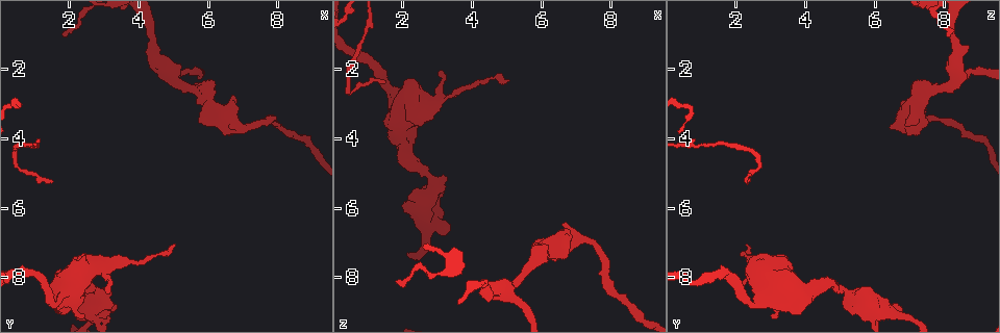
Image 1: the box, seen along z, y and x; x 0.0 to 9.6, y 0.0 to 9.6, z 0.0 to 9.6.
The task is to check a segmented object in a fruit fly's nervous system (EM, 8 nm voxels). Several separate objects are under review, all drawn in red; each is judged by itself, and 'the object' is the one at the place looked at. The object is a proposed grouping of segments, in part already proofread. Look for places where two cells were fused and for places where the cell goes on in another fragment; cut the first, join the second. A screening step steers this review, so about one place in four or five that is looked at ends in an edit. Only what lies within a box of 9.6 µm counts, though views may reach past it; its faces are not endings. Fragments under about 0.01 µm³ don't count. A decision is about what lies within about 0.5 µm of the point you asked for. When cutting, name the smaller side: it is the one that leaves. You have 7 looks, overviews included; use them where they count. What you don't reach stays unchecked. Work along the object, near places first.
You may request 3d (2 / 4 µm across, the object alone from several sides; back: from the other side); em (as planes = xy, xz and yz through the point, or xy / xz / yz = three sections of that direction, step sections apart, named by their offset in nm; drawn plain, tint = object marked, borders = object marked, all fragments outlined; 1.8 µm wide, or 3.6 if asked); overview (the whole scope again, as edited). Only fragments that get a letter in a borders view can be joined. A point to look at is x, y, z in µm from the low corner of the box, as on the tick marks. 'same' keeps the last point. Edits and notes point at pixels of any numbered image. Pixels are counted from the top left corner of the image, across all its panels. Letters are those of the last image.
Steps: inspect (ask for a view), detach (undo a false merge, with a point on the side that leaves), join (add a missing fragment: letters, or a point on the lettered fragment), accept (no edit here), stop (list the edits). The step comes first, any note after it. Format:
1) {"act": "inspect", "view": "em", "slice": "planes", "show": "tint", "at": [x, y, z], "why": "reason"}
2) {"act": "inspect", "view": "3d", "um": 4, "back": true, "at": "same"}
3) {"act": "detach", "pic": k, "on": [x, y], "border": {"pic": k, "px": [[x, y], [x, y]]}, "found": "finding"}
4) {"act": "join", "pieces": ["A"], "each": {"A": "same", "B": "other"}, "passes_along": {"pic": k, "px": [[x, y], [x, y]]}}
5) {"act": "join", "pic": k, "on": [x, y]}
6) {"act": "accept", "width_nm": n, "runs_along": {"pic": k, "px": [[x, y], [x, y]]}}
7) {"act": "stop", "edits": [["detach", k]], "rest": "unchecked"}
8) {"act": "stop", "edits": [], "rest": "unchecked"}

{"act": "inspect", "view": "em", "slice": "yz", "step": 4, "show": "tint", "at": [0.80, 4.20, 1.40], "why": "a narrow waist"}

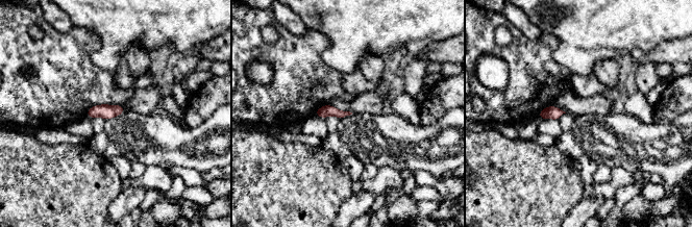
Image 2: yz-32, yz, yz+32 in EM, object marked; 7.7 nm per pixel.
{"act": "inspect", "view": "em", "slice": "planes", "show": "tint", "at": "same"}

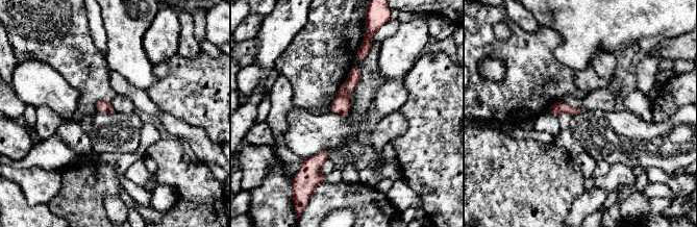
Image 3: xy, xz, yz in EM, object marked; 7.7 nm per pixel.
{"act": "inspect", "view": "em", "slice": "planes", "show": "borders", "at": "same"}

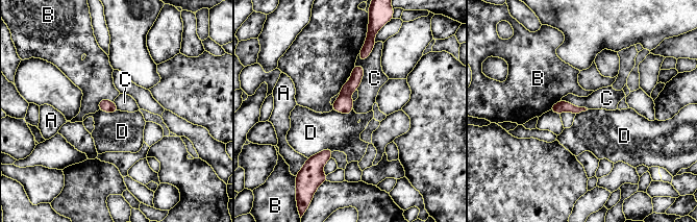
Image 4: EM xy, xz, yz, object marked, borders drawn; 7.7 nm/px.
{"act": "accept", "each": {"A": "other", "B": "other", "C": "other", "D": "other"}, "found": "continuous, no second cell"}

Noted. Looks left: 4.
{"act": "inspect", "view": "em", "slice": "xy", "step": 16, "show": "tint", "at": [5.05, 7.05, 2.35], "why": "tapers out"}

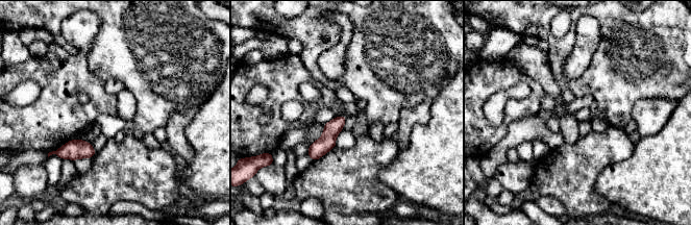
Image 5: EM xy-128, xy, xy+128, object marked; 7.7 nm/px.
{"act": "inspect", "view": "em", "slice": "planes", "show": "borders", "at": "same", "why": "another direction"}

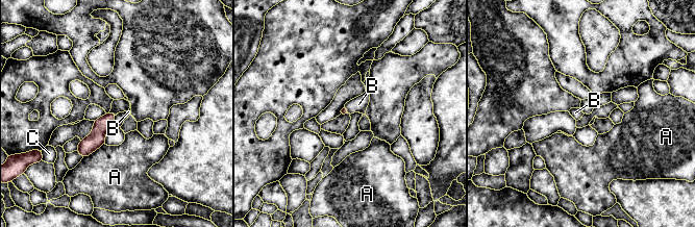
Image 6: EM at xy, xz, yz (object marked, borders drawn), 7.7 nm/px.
{"act": "join", "pieces": ["B"], "each": {"A": "other", "B": "same", "C": "other"}, "passes_along": {"pic": 6, "px": [[343, 111], [347, 109], [358, 104]]}, "found": "the cell continues"}

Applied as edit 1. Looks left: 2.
{"act": "inspect", "view": "em", "um": 3.6, "slice": "yz", "step": 16, "show": "tint", "at": [1.70, 8.75, 2.60]}

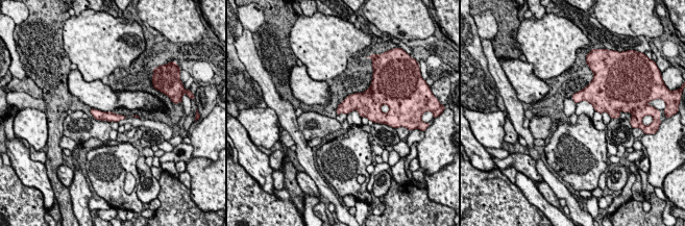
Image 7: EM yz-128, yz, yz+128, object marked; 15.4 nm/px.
{"act": "inspect", "view": "em", "um": 3.6, "slice": "planes", "show": "borders", "at": "same", "why": "cut it another way"}

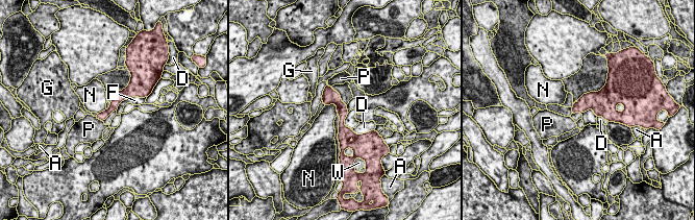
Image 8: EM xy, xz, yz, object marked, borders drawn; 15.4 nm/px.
{"act": "accept", "each": {"A": "other", "D": "other", "F": "other", "G": "other", "N": "other", "P": "other", "W": "other"}, "runs_along": {"pic": 8, "px": [[327, 89], [342, 107], [344, 141]]}, "found": "one cell here"}

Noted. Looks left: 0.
{"act": "stop", "edits": [["join", 6]], "rest": "unchecked"}

